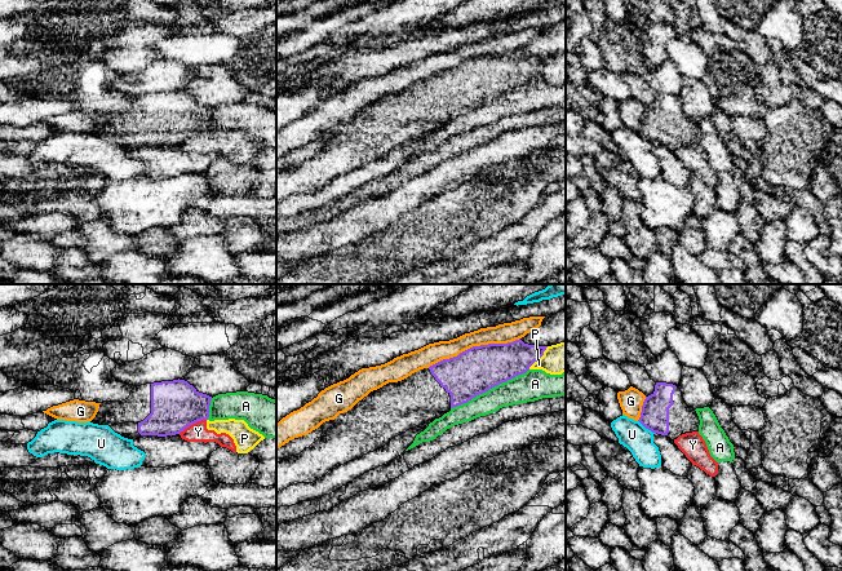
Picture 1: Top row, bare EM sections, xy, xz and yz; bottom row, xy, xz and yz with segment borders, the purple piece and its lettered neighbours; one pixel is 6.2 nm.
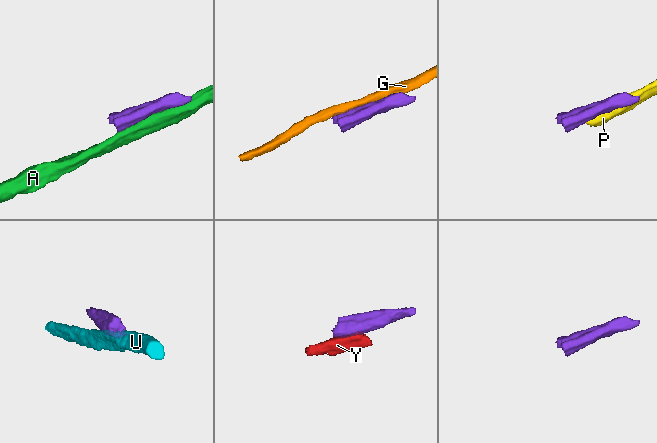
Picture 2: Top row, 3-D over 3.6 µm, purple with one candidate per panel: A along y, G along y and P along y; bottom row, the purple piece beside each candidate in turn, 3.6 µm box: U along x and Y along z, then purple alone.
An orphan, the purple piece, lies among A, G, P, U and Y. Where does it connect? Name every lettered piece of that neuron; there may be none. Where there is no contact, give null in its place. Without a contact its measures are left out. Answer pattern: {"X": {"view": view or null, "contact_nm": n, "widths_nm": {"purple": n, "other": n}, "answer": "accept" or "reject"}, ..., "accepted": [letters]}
{"A": {"view": "xz", "contact_nm": 550, "widths_nm": {"purple": 280, "other": 190}, "answer": "reject"}, "G": {"view": "xz", "contact_nm": 600, "widths_nm": {"purple": 280, "other": 130}, "answer": "reject"}, "P": {"view": "xz", "contact_nm": 190, "widths_nm": {"purple": 240, "other": 190}, "answer": "reject"}, "U": {"view": "yz", "contact_nm": 130, "widths_nm": {"purple": 180, "other": 180}, "answer": "reject"}, "Y": {"view": "xy", "contact_nm": 200, "widths_nm": {"purple": 300, "other": 120}, "answer": "reject"}, "accepted": []}

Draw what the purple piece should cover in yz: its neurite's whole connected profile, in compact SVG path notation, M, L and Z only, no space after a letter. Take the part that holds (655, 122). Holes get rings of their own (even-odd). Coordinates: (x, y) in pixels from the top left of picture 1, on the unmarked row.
M656 93L655 102L643 112L638 132L652 143L672 151L699 142L700 136L696 121L686 115L681 99L666 93Z

